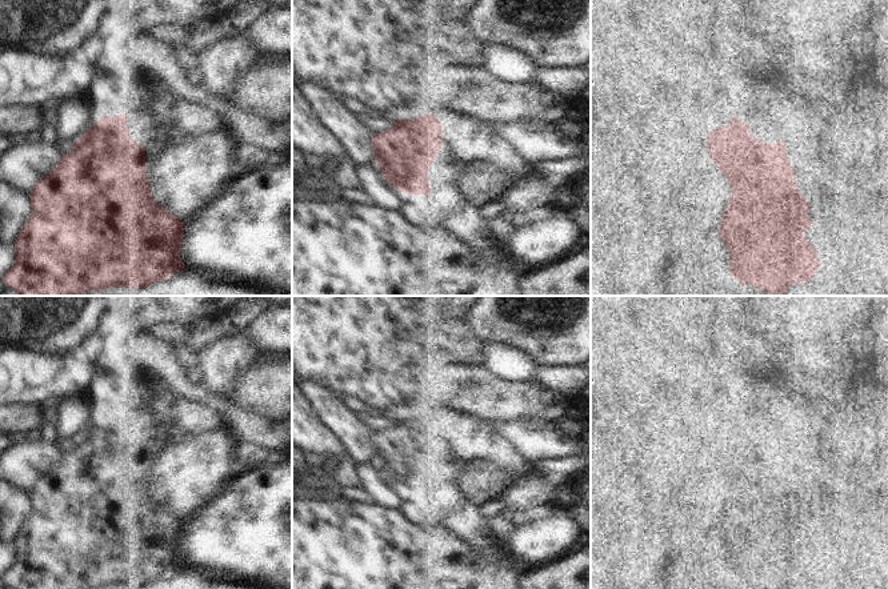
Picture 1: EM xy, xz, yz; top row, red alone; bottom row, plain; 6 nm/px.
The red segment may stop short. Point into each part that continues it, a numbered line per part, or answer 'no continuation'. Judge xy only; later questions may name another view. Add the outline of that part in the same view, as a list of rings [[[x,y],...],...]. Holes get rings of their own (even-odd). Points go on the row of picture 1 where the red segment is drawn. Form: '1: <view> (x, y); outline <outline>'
1: xy (150, 120); outline [[[144,79],[143,100],[127,113],[131,139],[141,147],[153,141],[165,143],[169,137],[172,113],[177,101],[179,97],[164,80]]]

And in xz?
1: xz (443, 168); outline [[[440,152],[435,155],[433,163],[427,171],[428,184],[431,192],[437,192],[439,187],[449,180],[451,177],[459,175],[464,168],[465,163],[453,161],[449,157],[441,155]]]

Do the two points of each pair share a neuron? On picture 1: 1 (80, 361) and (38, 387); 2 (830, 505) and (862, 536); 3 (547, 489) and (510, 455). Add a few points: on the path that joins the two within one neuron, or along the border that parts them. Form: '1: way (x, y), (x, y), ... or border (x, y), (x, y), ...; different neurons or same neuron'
1: way (70, 361), (63, 361), (48, 376); same neuron
2: way (838, 513), (854, 529); same neuron
3: border (535, 469), (514, 483); different neurons

